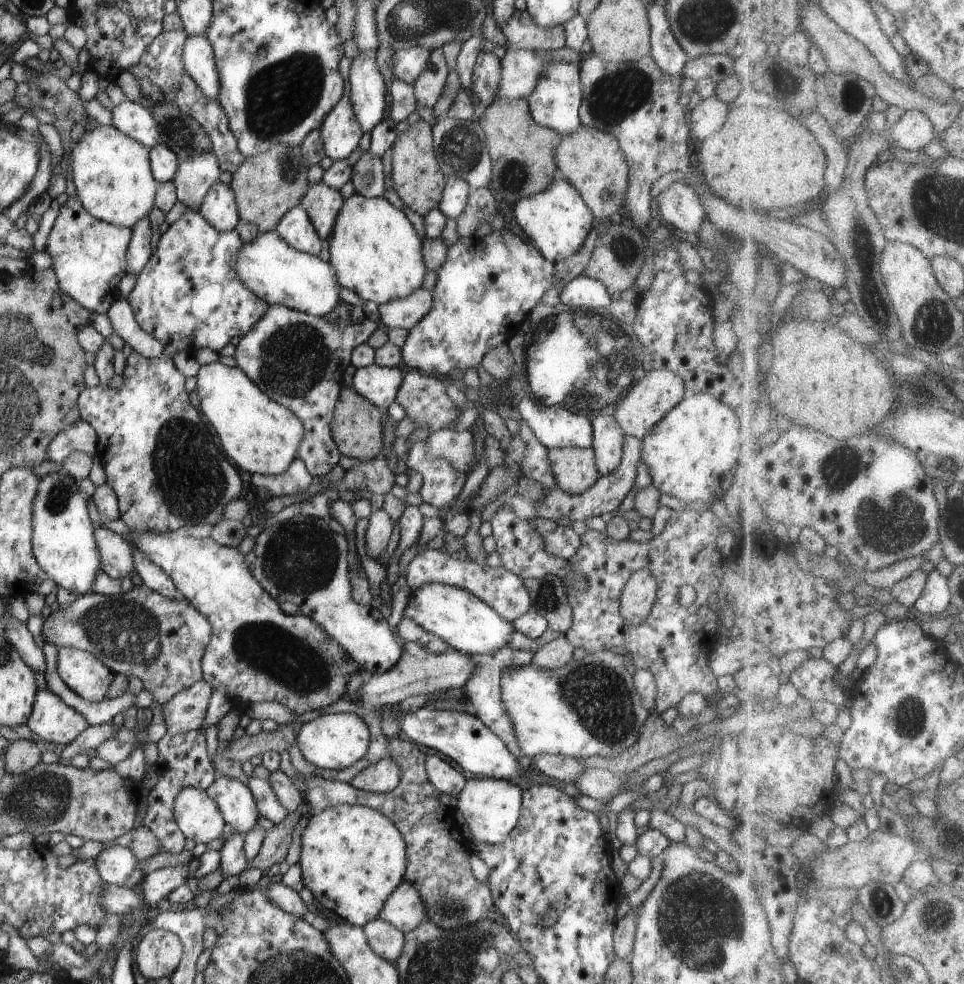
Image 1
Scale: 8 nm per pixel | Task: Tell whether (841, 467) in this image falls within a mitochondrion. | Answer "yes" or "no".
yes

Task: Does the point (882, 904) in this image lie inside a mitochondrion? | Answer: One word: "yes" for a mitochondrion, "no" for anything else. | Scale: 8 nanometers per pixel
yes

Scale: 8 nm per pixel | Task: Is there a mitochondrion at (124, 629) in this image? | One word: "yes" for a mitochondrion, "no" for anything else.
yes

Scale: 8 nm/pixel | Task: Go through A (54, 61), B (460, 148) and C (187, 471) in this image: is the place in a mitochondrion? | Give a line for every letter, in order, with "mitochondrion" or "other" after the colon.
A: other
B: mitochondrion
C: mitochondrion

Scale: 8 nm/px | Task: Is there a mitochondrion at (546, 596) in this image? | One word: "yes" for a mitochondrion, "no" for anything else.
yes

